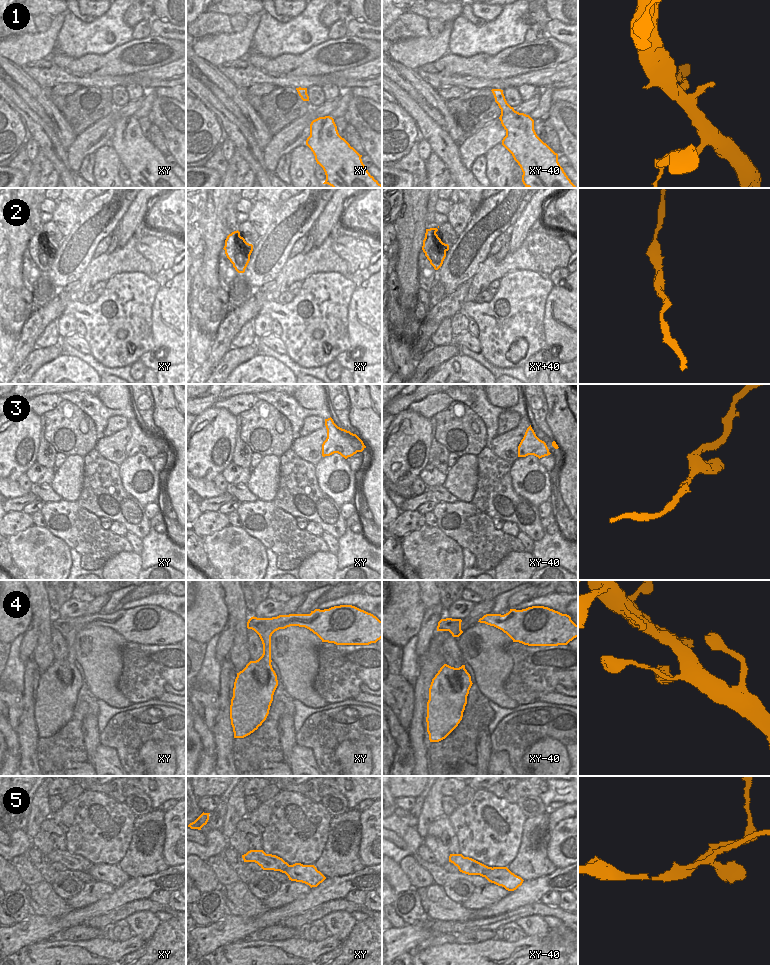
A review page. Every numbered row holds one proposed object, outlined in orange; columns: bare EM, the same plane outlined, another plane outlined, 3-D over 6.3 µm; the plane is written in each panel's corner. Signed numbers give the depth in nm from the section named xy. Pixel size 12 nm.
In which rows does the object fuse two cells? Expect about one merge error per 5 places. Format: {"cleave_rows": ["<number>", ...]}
{"cleave_rows": ["5"]}

